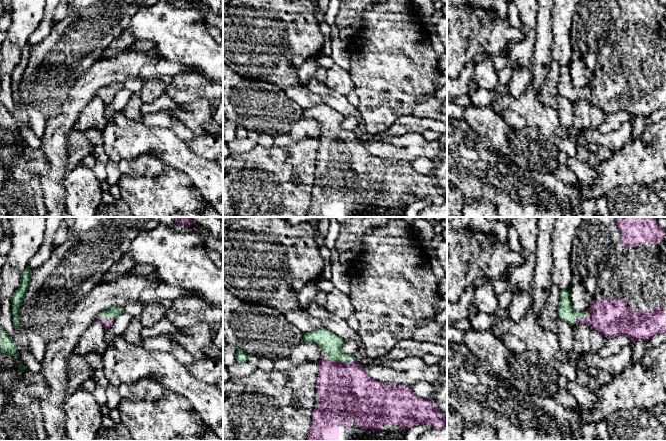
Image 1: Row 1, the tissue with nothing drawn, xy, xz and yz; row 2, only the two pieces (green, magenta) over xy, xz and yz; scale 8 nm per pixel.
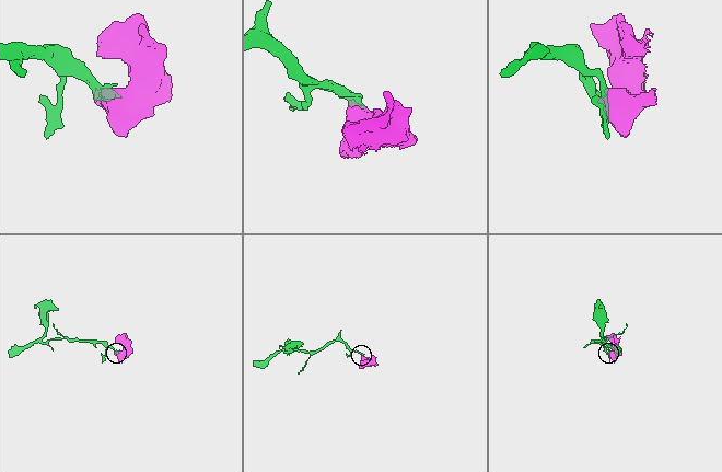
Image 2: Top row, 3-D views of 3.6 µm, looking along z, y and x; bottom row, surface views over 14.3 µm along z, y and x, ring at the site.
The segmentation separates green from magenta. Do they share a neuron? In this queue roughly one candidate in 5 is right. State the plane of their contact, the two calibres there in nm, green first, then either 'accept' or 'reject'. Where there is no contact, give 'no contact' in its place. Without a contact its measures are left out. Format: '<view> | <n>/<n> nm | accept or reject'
xz | 160/240 nm | accept

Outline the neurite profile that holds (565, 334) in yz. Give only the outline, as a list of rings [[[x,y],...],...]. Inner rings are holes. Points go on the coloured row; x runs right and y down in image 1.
[[[559,318],[556,321],[556,325],[557,325],[556,335],[558,337],[560,350],[569,359],[574,360],[577,365],[577,363],[580,361],[581,355],[574,351],[573,326]]]

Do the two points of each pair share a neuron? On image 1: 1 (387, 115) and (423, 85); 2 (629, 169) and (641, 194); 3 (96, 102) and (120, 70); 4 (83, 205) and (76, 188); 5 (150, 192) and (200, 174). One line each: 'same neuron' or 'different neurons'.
1: same neuron
2: different neurons
3: different neurons
4: same neuron
5: different neurons

